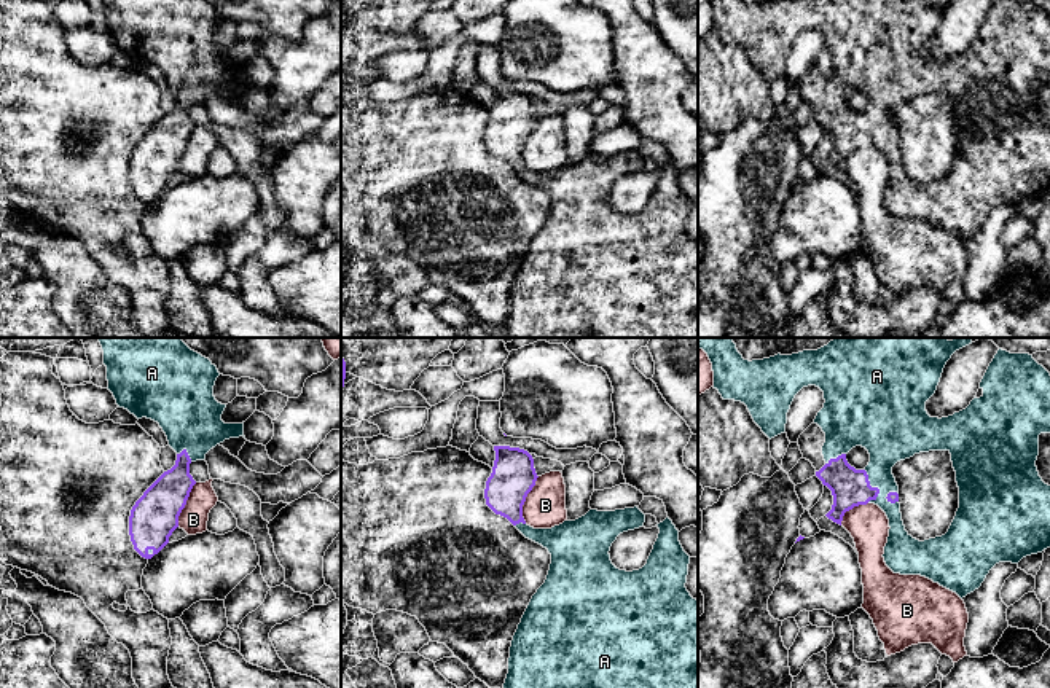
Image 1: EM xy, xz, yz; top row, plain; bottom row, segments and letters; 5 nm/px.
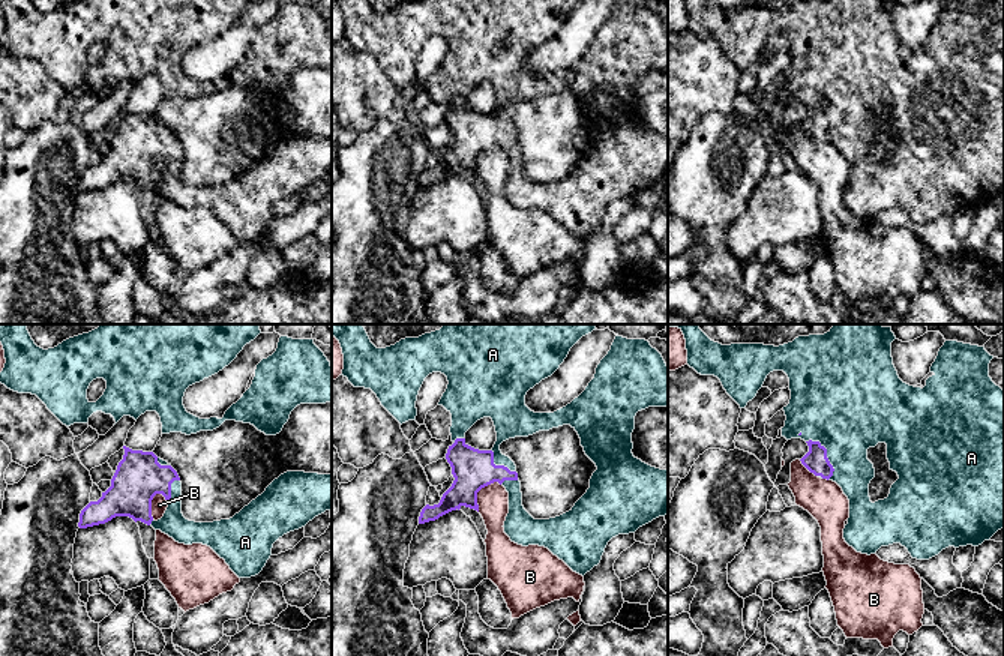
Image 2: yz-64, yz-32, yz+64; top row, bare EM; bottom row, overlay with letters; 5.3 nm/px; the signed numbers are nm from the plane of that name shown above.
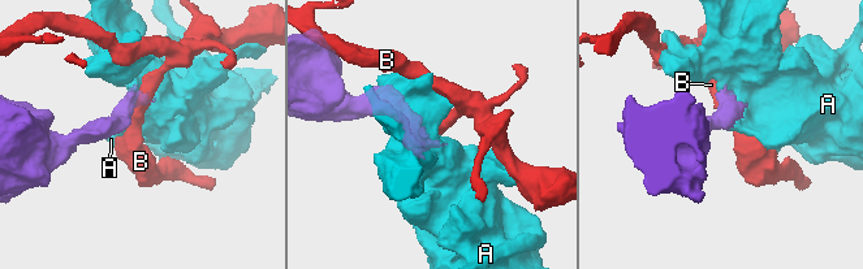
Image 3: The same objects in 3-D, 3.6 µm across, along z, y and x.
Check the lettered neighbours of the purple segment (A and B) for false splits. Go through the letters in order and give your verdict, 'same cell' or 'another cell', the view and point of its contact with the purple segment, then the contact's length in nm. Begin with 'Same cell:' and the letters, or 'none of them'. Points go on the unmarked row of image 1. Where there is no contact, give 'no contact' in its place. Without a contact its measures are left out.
Same cell: A
A: same cell; contact yz (873, 131); length 180 nm
B: another cell; contact xz (524, 144); length 260 nm

